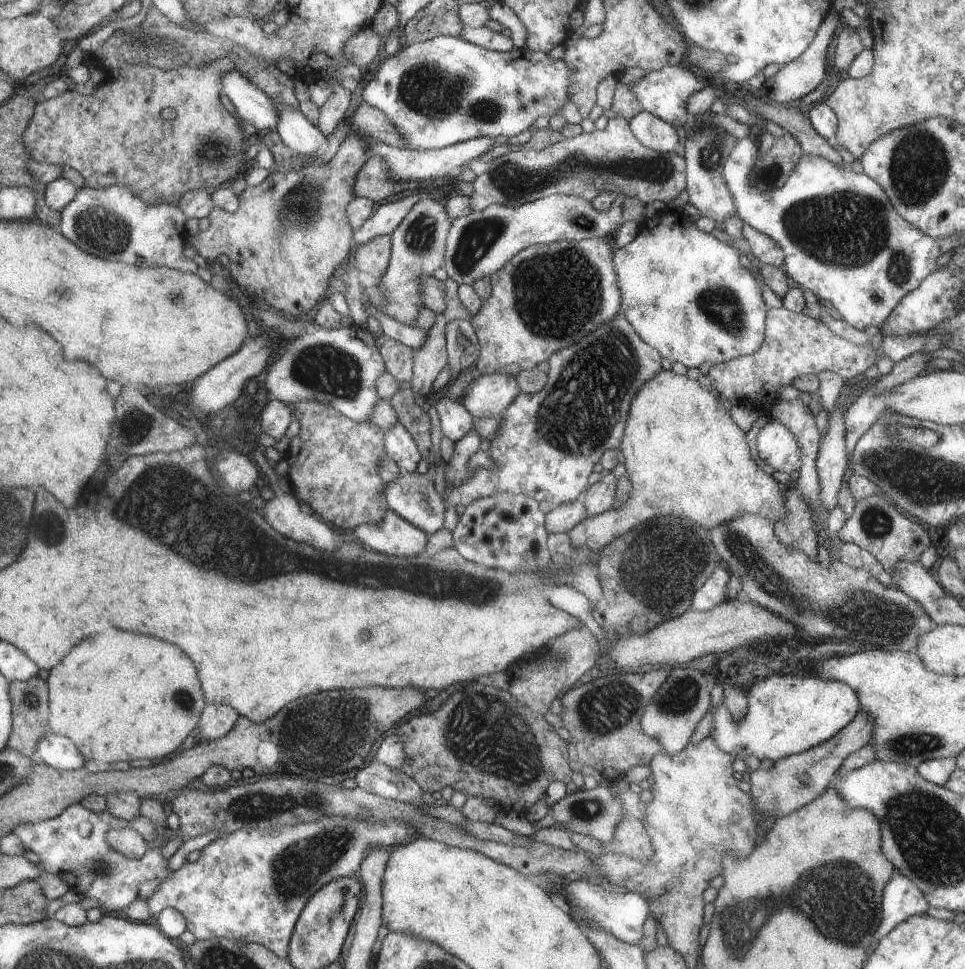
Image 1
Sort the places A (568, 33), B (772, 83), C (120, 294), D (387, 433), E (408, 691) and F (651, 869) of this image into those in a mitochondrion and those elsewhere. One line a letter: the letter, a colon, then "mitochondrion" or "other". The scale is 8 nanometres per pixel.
A: other
B: other
C: other
D: other
E: other
F: other

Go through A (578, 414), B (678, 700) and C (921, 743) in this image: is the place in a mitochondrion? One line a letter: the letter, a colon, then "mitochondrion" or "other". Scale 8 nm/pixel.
A: mitochondrion
B: mitochondrion
C: mitochondrion

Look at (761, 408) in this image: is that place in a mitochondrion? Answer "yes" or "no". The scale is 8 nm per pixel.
no

